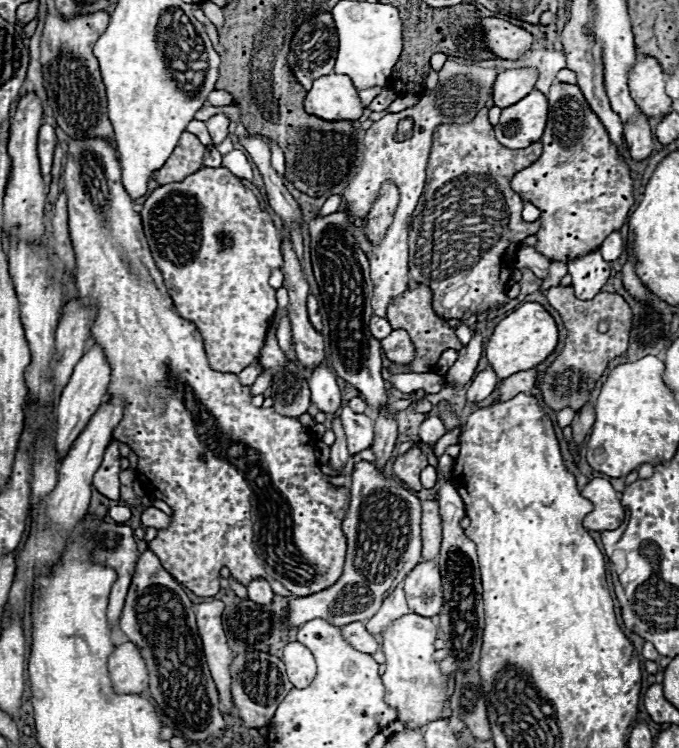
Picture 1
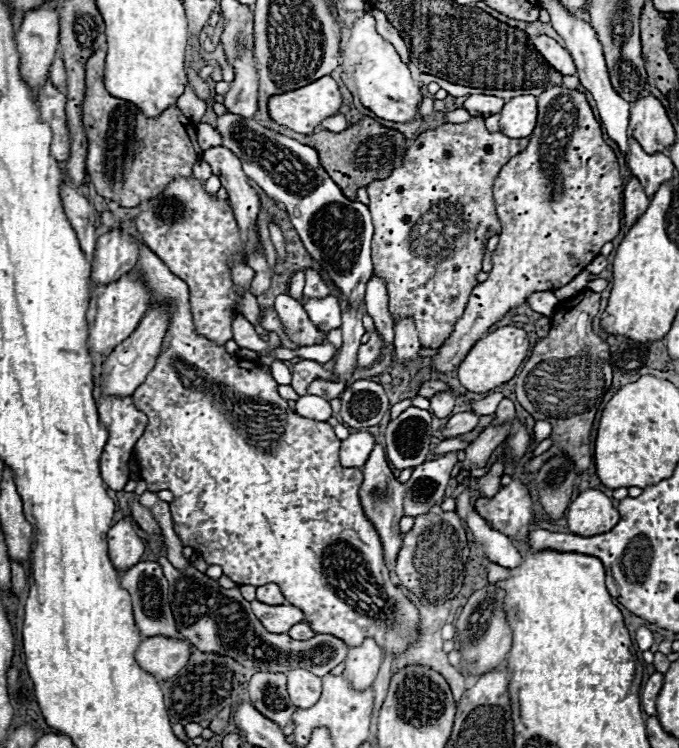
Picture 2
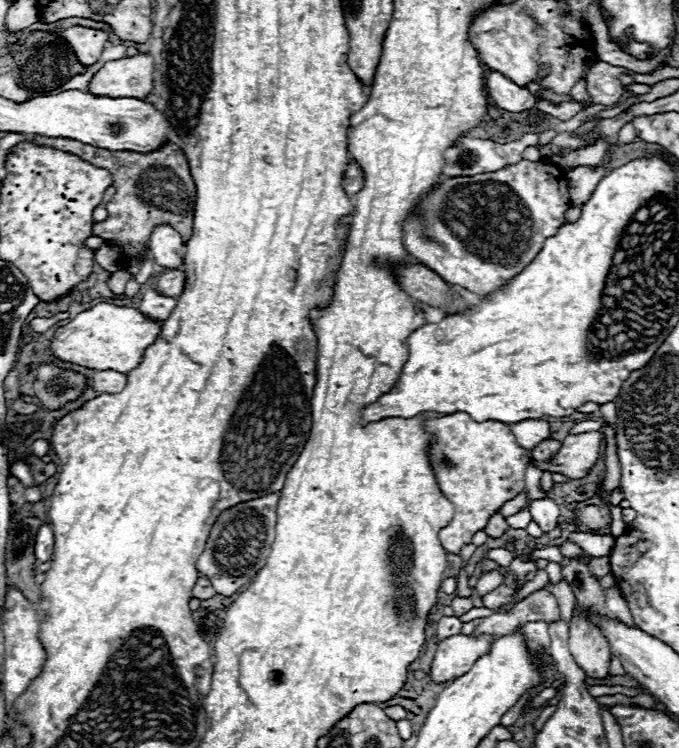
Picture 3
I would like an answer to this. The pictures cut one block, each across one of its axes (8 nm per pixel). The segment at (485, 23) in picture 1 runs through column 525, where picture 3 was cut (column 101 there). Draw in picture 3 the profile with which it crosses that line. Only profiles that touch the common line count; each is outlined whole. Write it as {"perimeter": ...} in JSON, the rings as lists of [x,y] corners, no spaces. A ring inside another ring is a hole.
{"perimeter":[[[72,26],[64,32],[60,32],[62,38],[72,46],[76,58],[84,64],[96,64],[106,42],[108,42],[108,32],[104,30],[94,30],[94,28],[84,28],[84,26]]]}

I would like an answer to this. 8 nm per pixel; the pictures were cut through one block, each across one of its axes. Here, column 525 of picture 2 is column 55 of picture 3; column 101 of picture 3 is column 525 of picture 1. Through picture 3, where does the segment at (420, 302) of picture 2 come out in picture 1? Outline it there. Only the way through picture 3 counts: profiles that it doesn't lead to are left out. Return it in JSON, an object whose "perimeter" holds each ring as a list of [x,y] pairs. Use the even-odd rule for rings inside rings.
{"perimeter":[[[480,108],[476,118],[466,124],[440,124],[432,136],[432,148],[426,168],[426,186],[422,198],[414,210],[410,224],[410,270],[418,284],[426,284],[432,290],[432,308],[442,320],[462,320],[466,312],[482,314],[488,308],[502,308],[510,302],[506,296],[508,280],[514,270],[512,262],[518,252],[518,242],[538,232],[538,222],[522,220],[522,200],[512,192],[510,180],[522,168],[534,164],[542,154],[542,144],[534,142],[522,150],[510,150],[498,144],[494,128],[488,122],[488,108]],[[468,234],[480,234],[494,240],[492,248],[468,248]]]}

